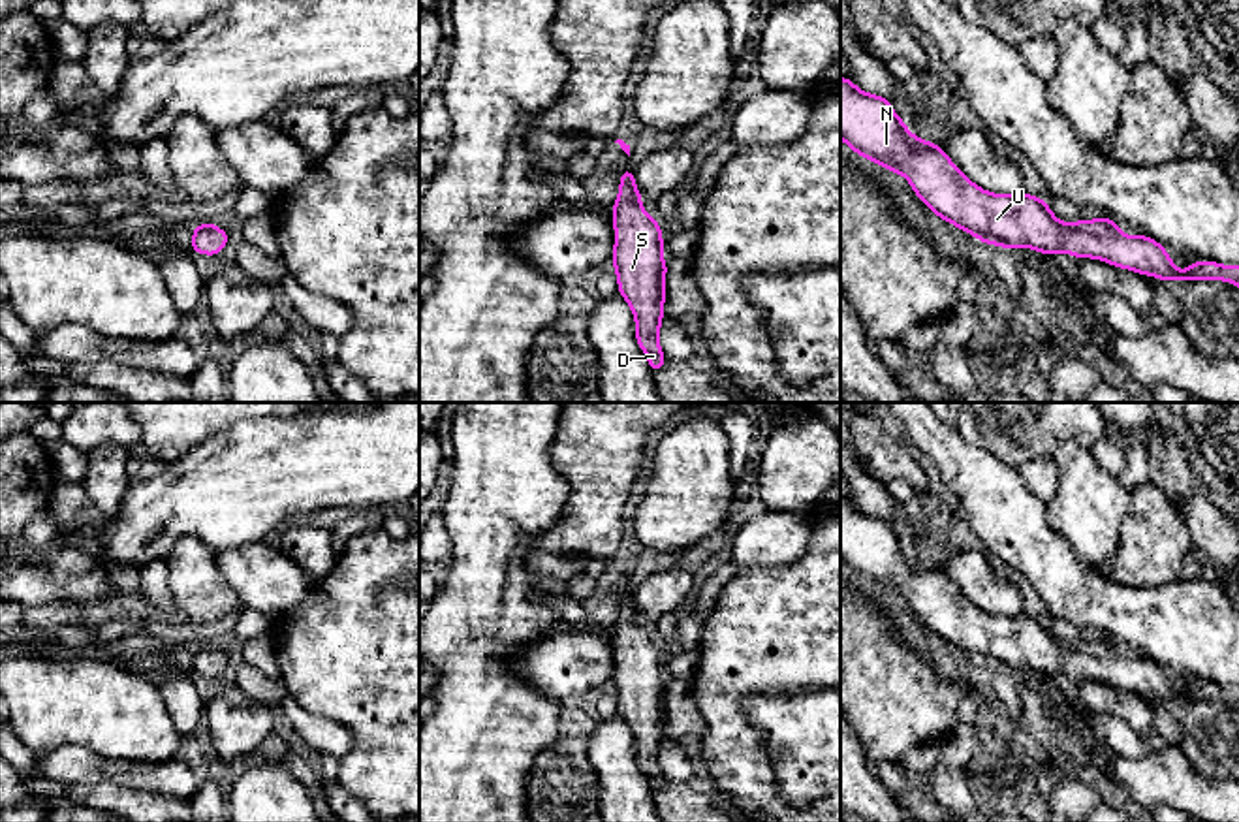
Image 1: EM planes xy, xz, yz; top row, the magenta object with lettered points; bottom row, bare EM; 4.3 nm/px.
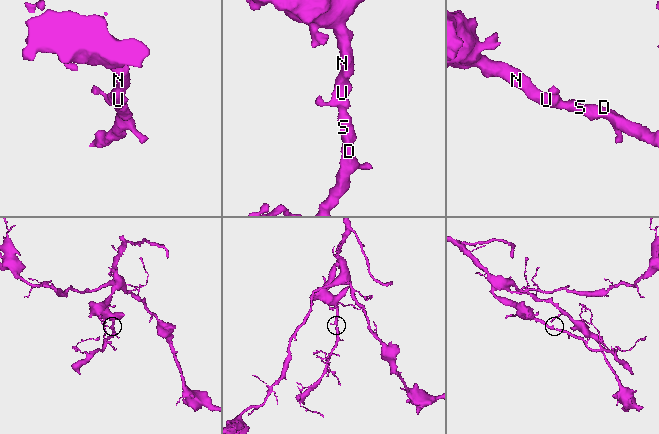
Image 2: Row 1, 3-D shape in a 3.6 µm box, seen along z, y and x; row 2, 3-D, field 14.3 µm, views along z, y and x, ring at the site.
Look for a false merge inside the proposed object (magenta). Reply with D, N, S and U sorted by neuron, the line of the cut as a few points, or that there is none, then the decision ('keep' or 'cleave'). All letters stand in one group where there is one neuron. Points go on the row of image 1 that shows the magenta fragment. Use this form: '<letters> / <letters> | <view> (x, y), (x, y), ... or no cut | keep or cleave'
D N S U | no cut | keep

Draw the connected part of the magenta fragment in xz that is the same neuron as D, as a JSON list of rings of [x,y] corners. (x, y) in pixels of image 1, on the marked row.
[[[634,169],[622,171],[619,198],[613,205],[613,265],[619,293],[634,310],[635,339],[656,374],[667,361],[658,342],[667,263],[662,258],[662,228],[643,211],[641,201]]]

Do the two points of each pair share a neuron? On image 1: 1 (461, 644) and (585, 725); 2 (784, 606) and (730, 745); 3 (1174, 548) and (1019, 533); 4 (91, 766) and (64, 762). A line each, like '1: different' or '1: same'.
1: different
2: same
3: different
4: same

